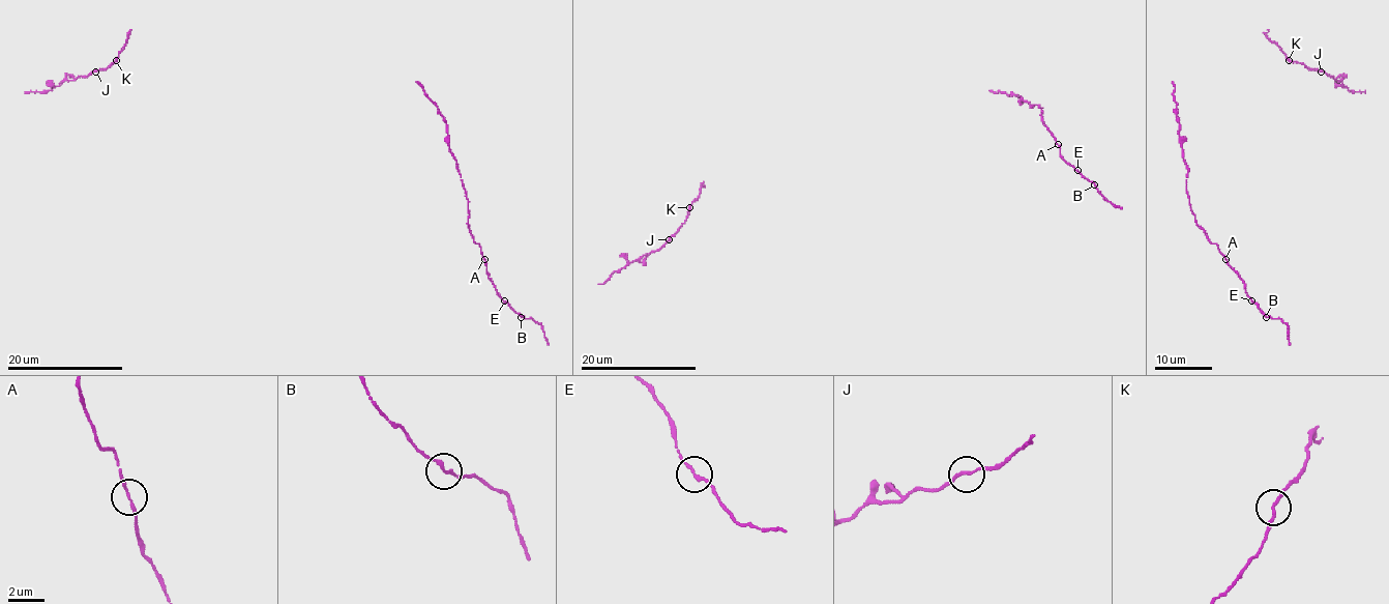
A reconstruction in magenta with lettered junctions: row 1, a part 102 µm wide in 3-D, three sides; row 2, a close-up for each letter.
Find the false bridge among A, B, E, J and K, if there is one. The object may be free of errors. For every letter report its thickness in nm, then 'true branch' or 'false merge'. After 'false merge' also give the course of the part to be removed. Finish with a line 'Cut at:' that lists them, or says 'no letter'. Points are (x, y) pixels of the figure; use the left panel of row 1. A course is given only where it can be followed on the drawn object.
A: 150 nm | true branch
B: 160 nm | true branch
E: 160 nm | true branch
J: 150 nm | true branch
K: 150 nm | true branch
Cut at: no letter

